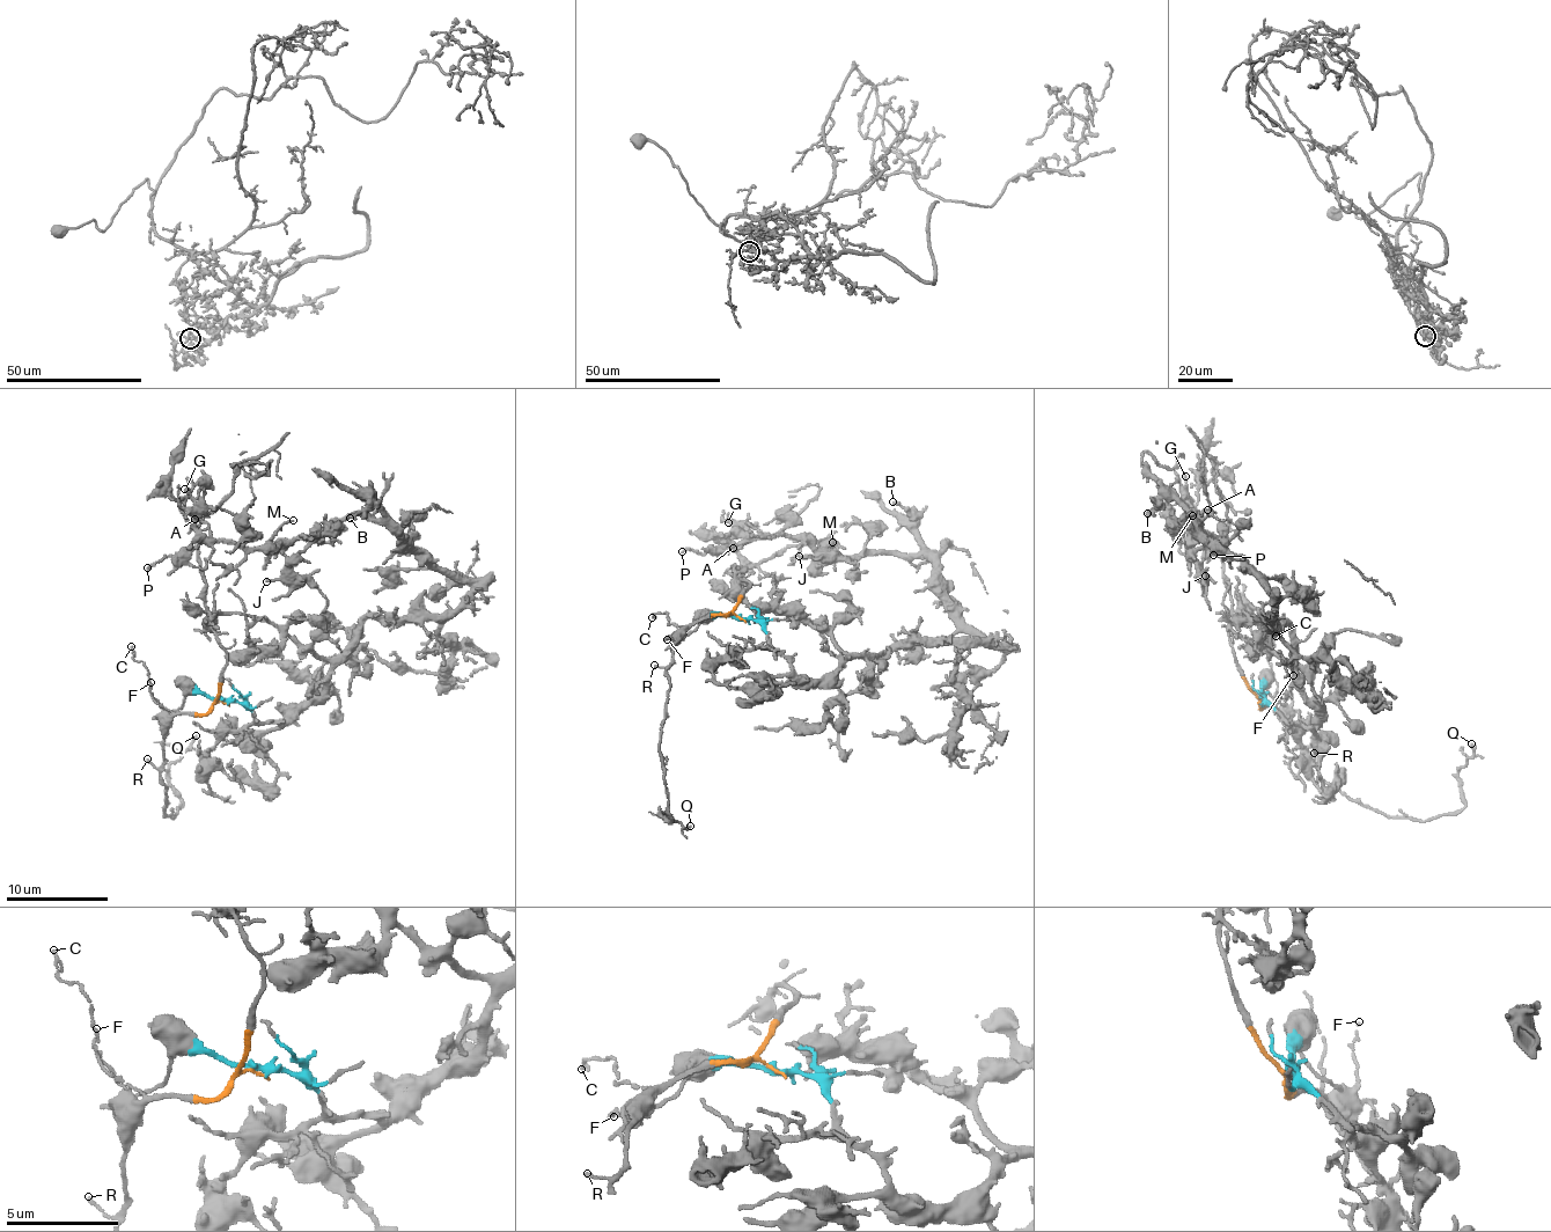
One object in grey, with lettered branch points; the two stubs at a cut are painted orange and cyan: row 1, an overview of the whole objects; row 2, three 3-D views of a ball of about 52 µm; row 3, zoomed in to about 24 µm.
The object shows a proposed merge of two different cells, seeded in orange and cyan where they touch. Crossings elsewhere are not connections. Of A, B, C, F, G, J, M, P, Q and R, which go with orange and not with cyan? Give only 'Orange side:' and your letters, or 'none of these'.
Orange side: C, F, Q, R

